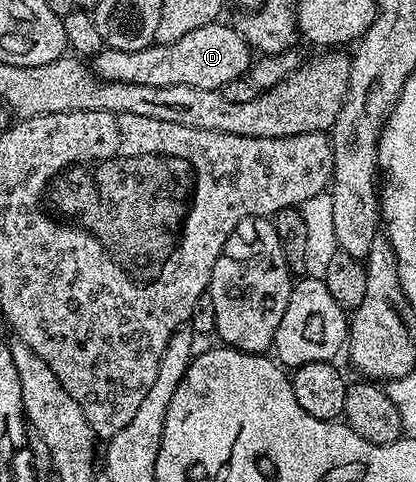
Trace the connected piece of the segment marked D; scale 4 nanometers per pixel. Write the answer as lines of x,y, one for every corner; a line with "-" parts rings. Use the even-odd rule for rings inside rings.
217,20
194,32
186,32
182,40
156,42
138,52
122,52
105,48
91,59
90,65
98,78
106,82
154,84
155,87
189,86
223,91
230,80
247,75
254,61
254,51
235,25
223,26

